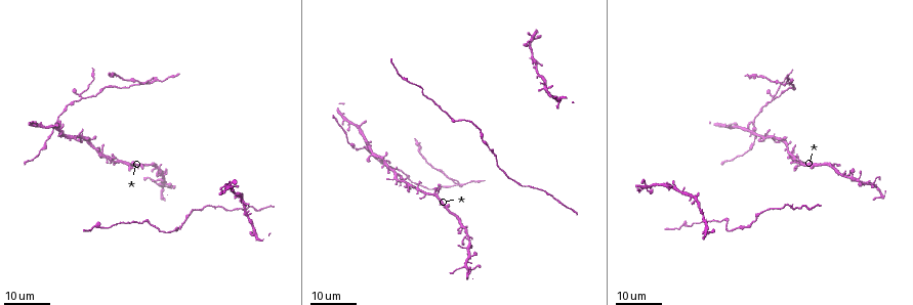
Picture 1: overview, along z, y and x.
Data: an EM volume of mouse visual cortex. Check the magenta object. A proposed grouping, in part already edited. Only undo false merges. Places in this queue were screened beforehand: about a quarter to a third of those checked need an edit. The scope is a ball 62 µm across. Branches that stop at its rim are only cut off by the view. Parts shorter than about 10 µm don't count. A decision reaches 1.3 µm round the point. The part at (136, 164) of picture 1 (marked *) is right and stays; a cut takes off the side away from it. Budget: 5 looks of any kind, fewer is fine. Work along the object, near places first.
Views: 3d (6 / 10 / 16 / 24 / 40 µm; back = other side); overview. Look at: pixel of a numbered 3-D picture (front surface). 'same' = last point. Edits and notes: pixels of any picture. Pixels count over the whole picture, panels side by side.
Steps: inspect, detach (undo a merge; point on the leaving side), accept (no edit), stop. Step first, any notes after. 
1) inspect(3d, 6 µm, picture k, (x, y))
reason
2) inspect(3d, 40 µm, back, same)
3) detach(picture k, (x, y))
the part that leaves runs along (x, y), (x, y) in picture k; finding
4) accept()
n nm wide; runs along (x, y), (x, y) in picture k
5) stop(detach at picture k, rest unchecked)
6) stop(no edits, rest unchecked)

inspect(3d, 16 µm, picture 1, (749, 128))
looks like a crossing

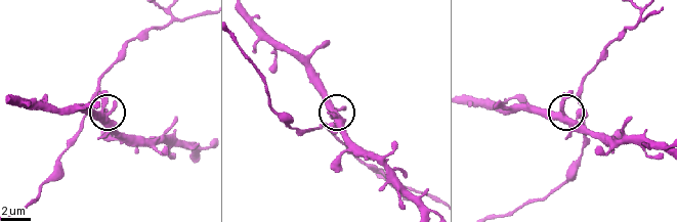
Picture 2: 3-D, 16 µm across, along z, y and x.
inspect(3d, 10 µm, picture 2, (102, 109))

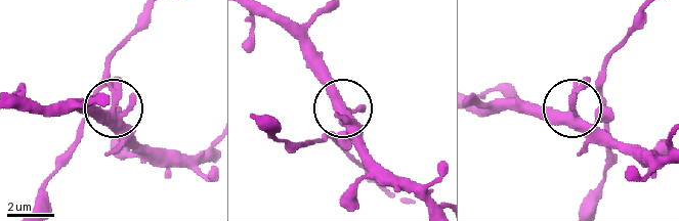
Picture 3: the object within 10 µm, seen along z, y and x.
accept()
side arm 13 µm; continuous, no second neuron

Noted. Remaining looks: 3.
inspect(3d, 24 µm, picture 1, (80, 96))
four-way junction

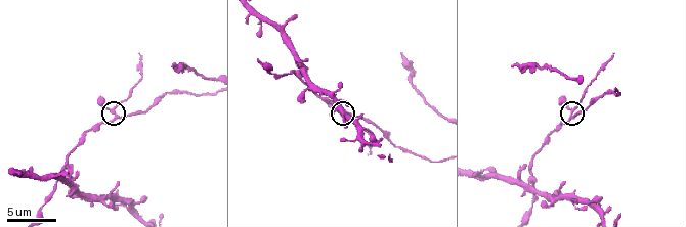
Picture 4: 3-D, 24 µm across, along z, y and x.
inspect(3d, 10 µm, picture 4, (115, 117))

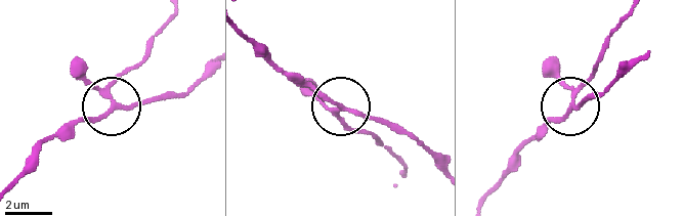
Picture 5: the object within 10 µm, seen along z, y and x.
inspect(3d, 10 µm, back, picture 5, (115, 103))
from behind

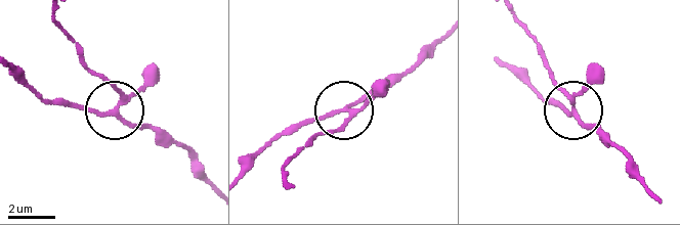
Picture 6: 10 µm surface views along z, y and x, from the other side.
accept()
runs along (436, 41), (354, 99), (343, 123), (313, 144) in picture 6; one neuron here

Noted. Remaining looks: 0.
stop(no edits, rest unchecked)

